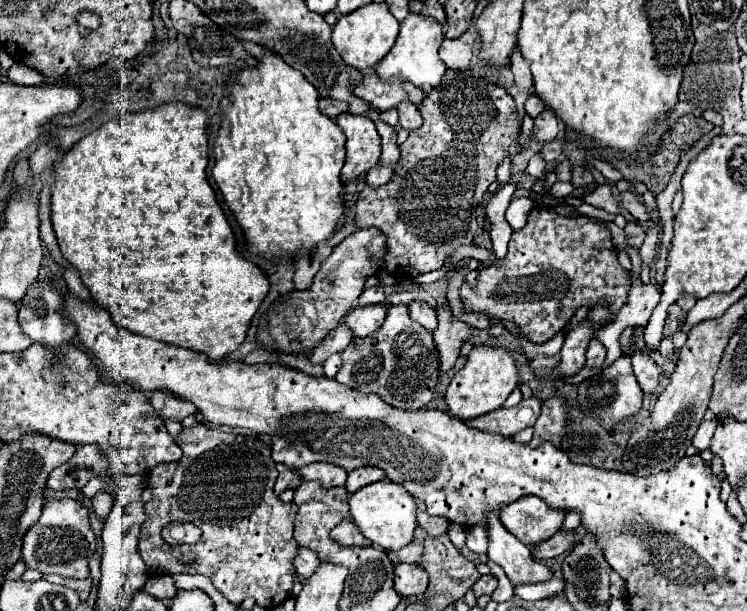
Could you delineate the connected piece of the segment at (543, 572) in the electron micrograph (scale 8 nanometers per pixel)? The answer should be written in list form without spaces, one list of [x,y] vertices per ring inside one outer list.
[[[489,511],[485,531],[489,539],[487,555],[505,569],[511,583],[539,583],[553,577],[549,567],[537,563],[529,547],[501,525],[497,511]]]

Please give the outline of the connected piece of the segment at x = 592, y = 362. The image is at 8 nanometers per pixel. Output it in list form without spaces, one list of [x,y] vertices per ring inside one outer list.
[[[593,339],[587,349],[587,363],[585,365],[587,367],[601,367],[603,361],[605,361],[605,347],[601,341]]]

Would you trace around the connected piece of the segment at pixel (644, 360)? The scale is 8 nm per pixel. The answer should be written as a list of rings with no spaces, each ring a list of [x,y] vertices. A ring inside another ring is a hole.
[[[639,349],[633,351],[631,361],[633,361],[633,371],[635,371],[635,377],[637,377],[639,385],[641,385],[641,389],[645,393],[653,393],[653,389],[659,383],[661,367],[649,357],[647,351],[639,351]]]

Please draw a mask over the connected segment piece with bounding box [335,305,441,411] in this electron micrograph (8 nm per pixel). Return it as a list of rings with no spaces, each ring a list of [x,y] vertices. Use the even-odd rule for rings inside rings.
[[[389,305],[385,323],[373,335],[353,339],[341,359],[343,367],[335,377],[339,383],[359,393],[375,393],[385,403],[405,411],[425,409],[441,379],[437,353],[419,353],[419,323],[409,317],[407,305]],[[413,393],[419,393],[419,397],[413,397]]]

